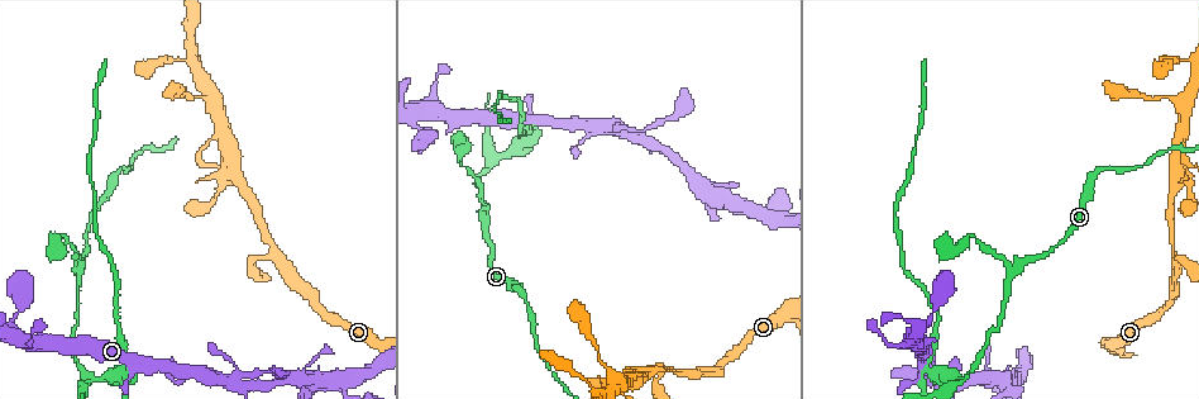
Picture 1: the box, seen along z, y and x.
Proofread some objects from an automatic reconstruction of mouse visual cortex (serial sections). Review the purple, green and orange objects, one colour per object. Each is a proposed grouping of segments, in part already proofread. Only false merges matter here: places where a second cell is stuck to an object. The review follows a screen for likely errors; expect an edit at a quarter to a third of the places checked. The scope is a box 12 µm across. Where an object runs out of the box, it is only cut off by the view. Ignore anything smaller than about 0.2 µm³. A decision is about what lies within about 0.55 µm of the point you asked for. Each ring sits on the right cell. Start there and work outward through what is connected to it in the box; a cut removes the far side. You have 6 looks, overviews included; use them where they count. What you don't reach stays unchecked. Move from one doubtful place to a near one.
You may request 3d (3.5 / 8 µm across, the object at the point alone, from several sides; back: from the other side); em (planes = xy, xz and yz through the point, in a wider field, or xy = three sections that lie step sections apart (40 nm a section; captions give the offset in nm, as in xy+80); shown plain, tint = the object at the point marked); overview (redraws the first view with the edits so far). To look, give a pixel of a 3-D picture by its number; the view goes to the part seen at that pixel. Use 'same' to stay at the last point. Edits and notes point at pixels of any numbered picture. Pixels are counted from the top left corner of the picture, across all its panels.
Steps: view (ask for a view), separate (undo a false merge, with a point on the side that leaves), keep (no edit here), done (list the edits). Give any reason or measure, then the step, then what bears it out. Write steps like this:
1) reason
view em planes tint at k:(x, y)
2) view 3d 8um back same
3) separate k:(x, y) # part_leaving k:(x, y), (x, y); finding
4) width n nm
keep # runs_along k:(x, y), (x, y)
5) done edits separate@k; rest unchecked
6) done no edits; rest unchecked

a fork
view 3d 8um at 1:(277, 254)

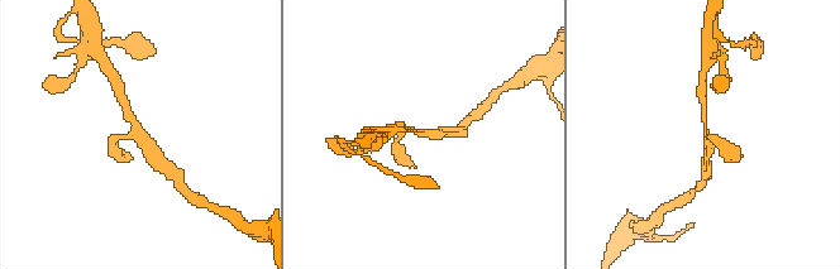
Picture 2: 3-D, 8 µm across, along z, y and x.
now the EM
view em xy step 1 tint at 2:(140, 132)

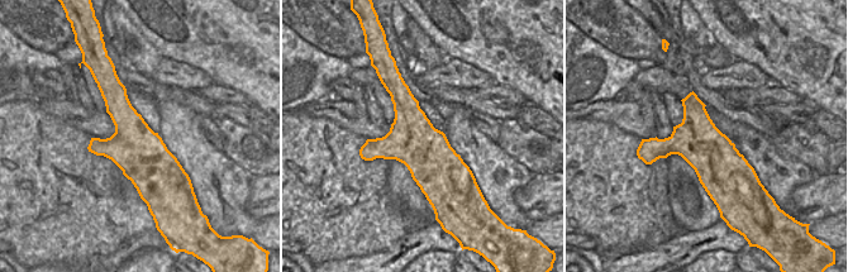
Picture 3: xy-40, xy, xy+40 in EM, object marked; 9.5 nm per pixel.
arm_widths 150, 200, 250 nm
keep # runs_along 2:(161, 163), (122, 101); continuous, no second cell

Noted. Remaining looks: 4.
thin neck
view 3d 8um at 1:(79, 271)

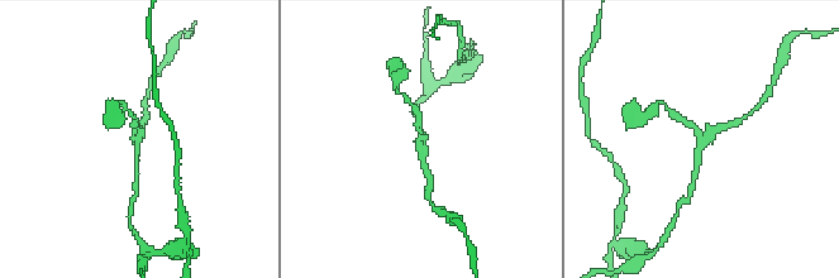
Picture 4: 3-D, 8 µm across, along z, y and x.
view 3d 3.5um back at 4:(135, 138)

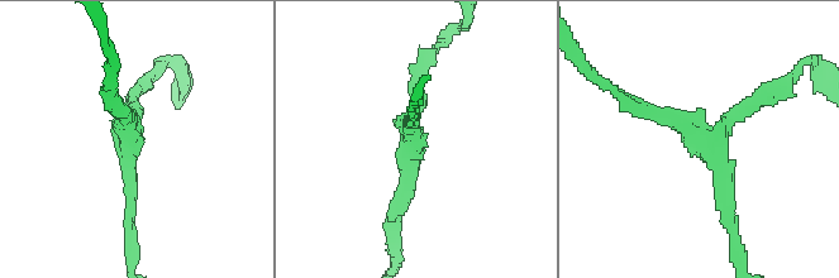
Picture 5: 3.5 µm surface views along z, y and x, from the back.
arm_widths 200, 200, 200 nm
keep # runs_along 5:(635, 108), (714, 149), (727, 224); one cell here

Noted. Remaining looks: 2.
branch point
view 3d 3.5um at 1:(86, 380)

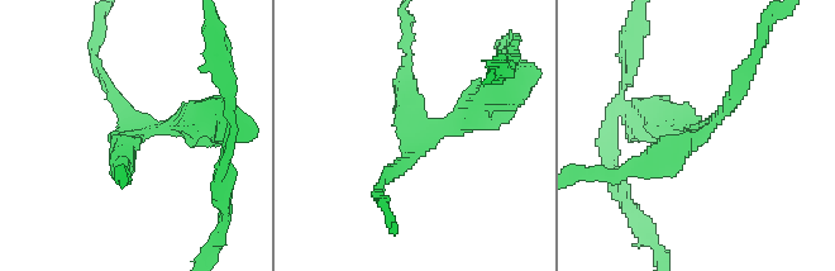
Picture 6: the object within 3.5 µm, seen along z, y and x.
arms 3; arm_widths 150, 250, 300 nm; need the tissue
view em xy step 2 tint at 6:(413, 147)

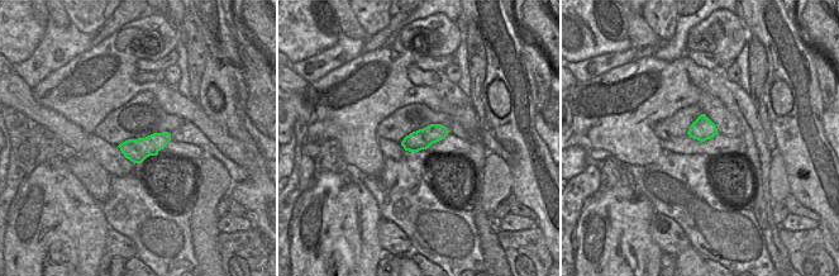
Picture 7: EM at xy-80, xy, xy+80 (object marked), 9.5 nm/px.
width 190 nm
keep # runs_along 6:(377, 186), (419, 141), (486, 99); continuous, no second cell

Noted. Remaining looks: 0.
done no edits; rest unchecked

